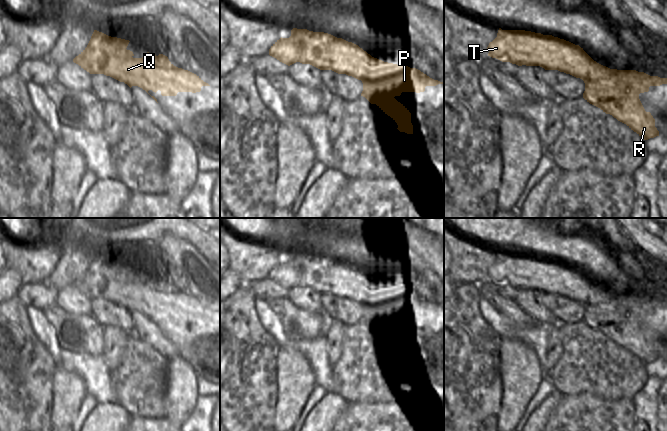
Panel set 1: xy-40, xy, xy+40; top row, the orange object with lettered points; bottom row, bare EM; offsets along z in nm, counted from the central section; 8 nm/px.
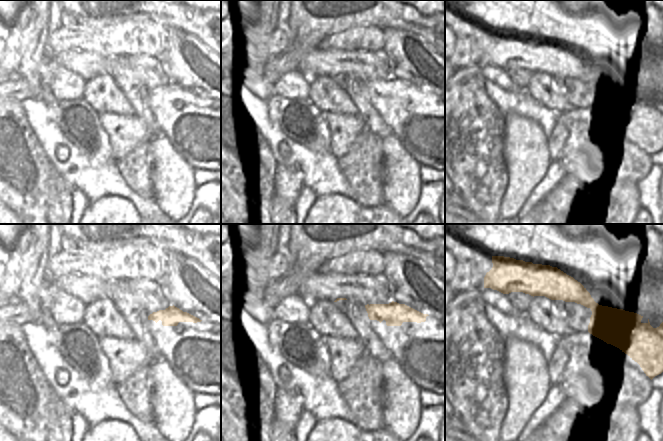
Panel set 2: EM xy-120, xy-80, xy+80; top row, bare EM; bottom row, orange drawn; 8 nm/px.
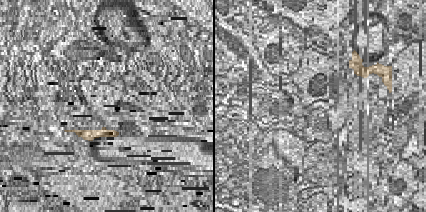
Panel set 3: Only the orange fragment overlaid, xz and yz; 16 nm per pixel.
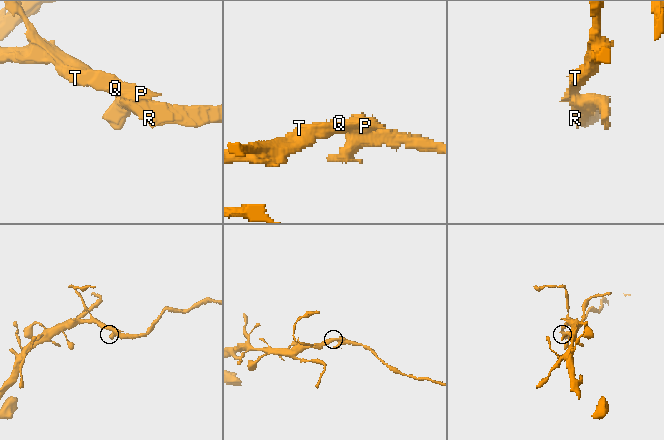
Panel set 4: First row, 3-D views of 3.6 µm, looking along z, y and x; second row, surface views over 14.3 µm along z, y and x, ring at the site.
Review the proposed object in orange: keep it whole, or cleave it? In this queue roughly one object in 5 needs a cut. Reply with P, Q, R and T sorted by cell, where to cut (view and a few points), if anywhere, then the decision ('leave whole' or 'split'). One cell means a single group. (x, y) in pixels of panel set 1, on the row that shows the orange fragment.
groups P R / Q T; cut xy-40 (164, 55), (166, 64), (147, 71), (136, 85); split

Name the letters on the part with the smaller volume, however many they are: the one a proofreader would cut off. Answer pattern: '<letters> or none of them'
P, R

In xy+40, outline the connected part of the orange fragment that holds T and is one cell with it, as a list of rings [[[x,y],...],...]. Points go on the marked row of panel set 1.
[[[502,30],[487,47],[488,56],[502,62],[510,62],[518,66],[540,66],[545,70],[558,70],[570,74],[583,81],[588,80],[594,72],[602,72],[603,65],[594,61],[579,45],[552,35],[543,35],[525,30]]]

